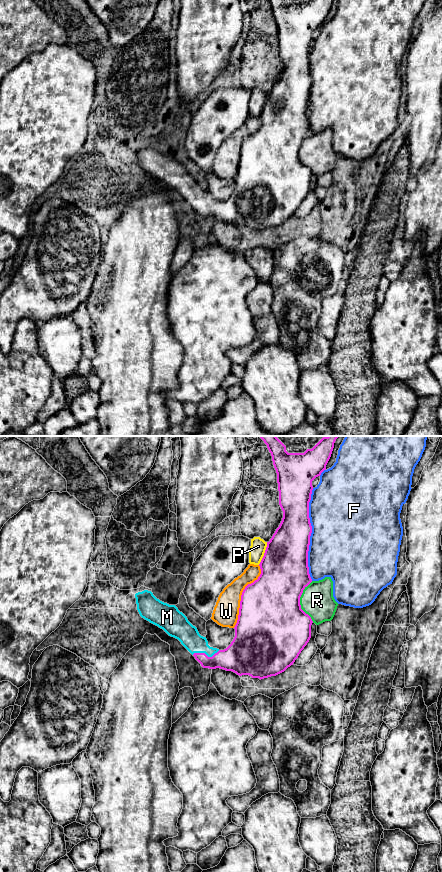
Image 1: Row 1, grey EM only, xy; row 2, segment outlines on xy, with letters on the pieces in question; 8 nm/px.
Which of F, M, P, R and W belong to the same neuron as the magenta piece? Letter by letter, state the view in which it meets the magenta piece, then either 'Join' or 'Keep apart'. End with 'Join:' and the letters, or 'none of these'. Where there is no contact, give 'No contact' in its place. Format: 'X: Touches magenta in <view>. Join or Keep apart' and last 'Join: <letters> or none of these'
F: Touches magenta in xy. Keep apart
M: Touches magenta in xy. Join
P: Touches magenta in xy. Keep apart
R: Touches magenta in xy. Keep apart
W: Touches magenta in xy. Keep apart
Join: M

